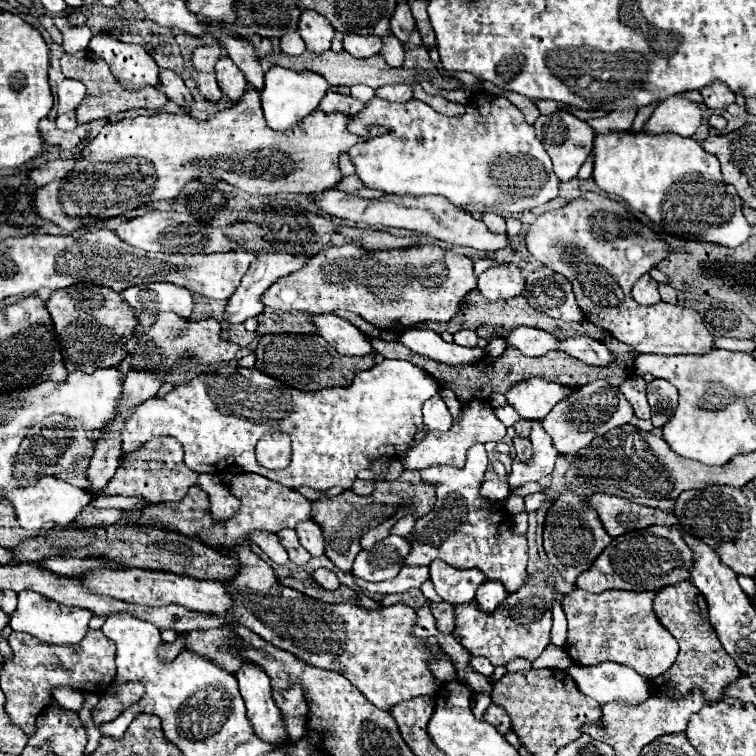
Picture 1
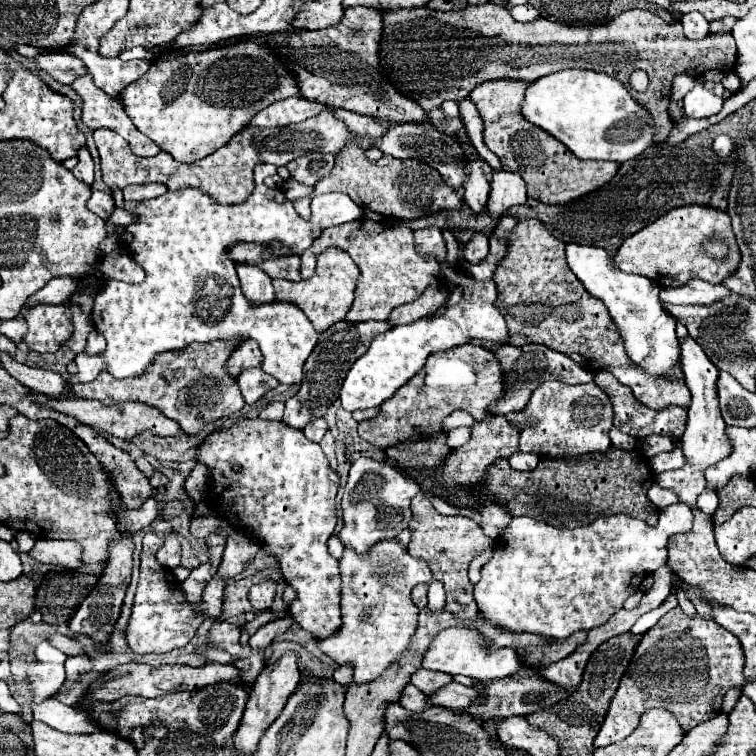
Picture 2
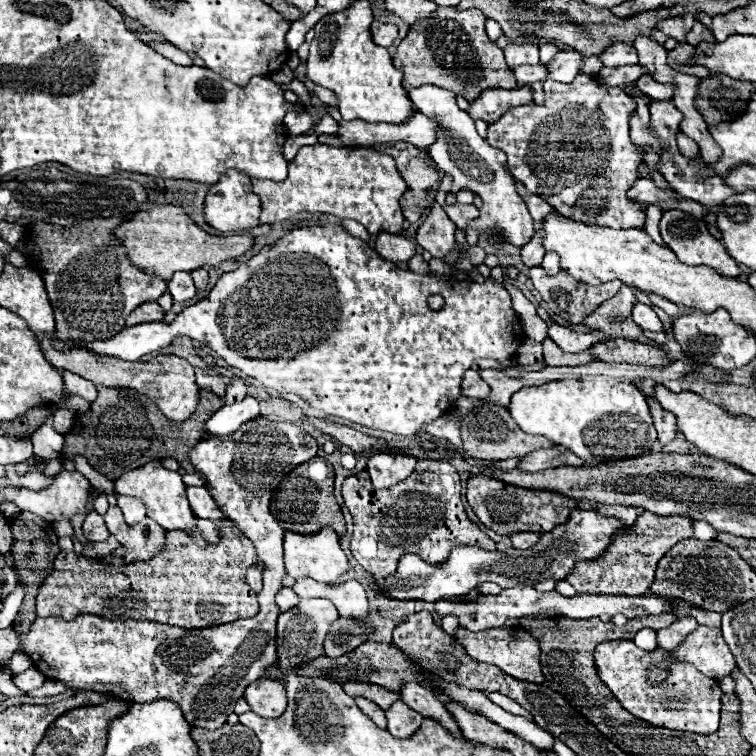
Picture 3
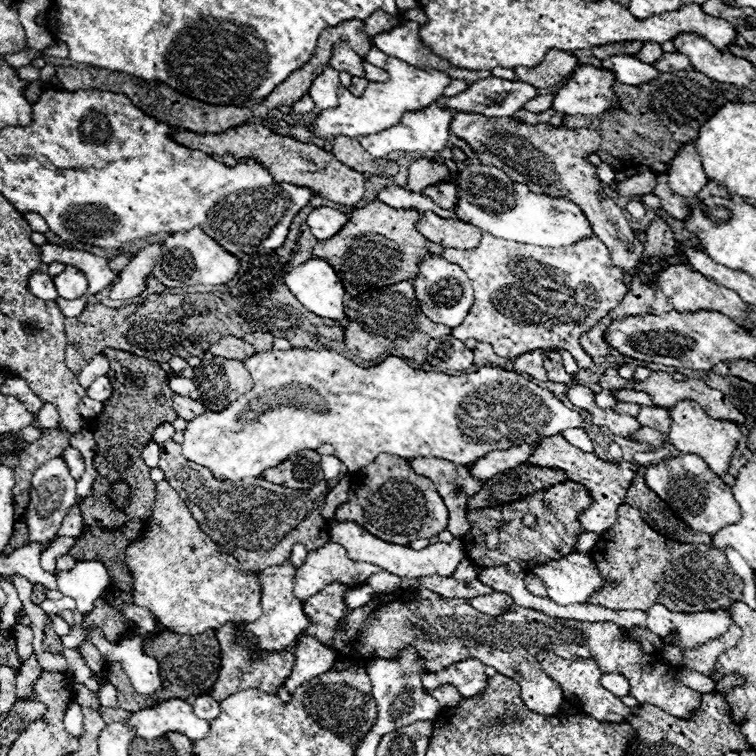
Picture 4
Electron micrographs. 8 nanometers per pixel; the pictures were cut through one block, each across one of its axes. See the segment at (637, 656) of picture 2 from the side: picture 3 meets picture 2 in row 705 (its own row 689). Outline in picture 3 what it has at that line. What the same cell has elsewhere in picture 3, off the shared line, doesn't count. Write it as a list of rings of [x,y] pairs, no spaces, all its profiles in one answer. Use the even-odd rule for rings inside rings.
[[[606,640],[596,646],[594,660],[598,676],[630,714],[660,728],[696,734],[716,732],[722,708],[720,698],[724,694],[718,688],[718,680],[698,672],[692,664],[672,660],[668,664],[668,676],[660,686],[652,686],[648,682],[648,666],[666,662],[668,654],[670,652],[666,652],[664,648],[658,648],[654,652],[642,652],[638,646],[632,644],[632,640]]]

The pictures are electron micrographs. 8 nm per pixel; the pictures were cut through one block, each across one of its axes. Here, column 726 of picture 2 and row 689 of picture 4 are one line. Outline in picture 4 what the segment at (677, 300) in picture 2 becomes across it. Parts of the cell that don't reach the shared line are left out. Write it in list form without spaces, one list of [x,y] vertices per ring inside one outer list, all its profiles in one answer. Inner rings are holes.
[[[302,636],[294,654],[296,654],[296,660],[294,660],[292,674],[284,682],[288,692],[294,692],[300,684],[328,672],[336,660],[336,652],[324,646],[314,636]]]

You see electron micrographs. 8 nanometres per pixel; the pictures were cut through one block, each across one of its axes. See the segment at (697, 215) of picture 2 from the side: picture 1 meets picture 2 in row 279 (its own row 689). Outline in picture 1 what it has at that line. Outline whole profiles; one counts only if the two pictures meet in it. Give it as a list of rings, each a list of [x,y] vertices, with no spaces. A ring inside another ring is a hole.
[[[690,582],[676,584],[672,588],[662,588],[654,598],[654,612],[662,626],[678,640],[680,652],[670,670],[660,676],[648,678],[650,696],[666,696],[670,700],[686,698],[694,688],[700,688],[706,702],[716,702],[722,698],[724,690],[740,678],[740,670],[734,660],[722,648],[712,624],[708,622],[708,604],[700,590]]]

